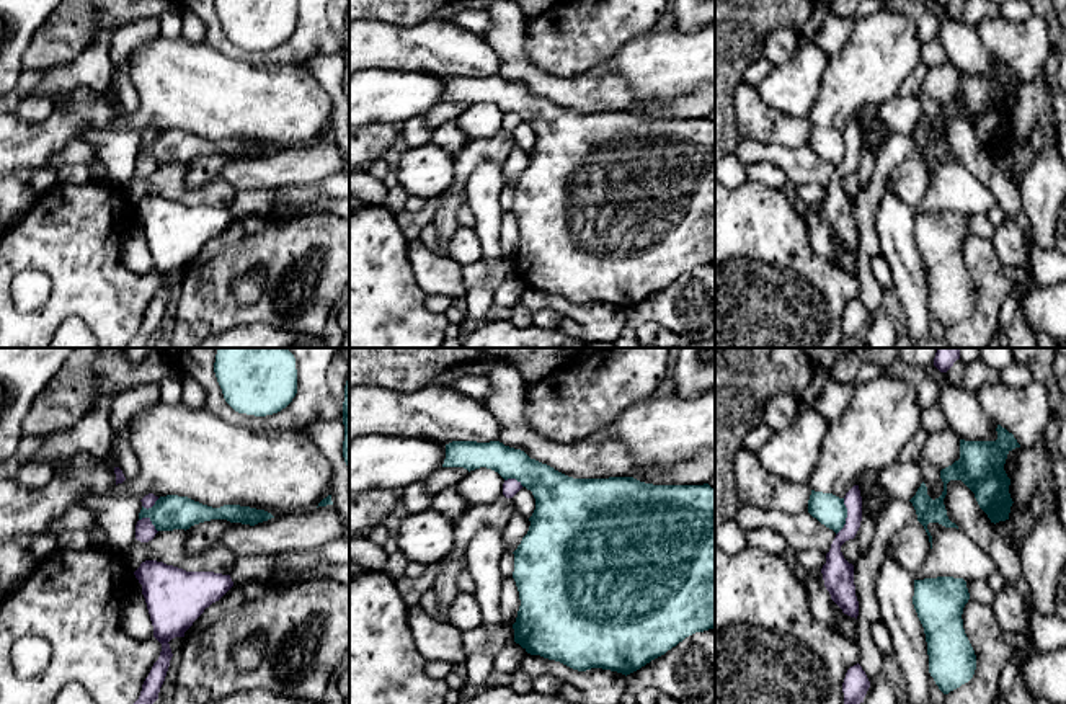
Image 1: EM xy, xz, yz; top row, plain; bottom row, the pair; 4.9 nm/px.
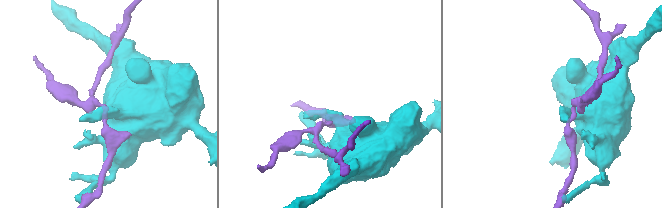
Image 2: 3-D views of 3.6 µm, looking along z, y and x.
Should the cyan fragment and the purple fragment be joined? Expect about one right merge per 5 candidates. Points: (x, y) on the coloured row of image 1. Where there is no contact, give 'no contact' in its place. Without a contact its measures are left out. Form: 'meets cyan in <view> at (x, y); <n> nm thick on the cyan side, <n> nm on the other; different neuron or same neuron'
meets cyan in yz at (846, 516); 160 nm thick on the cyan side, 110 nm on the other; different neuron

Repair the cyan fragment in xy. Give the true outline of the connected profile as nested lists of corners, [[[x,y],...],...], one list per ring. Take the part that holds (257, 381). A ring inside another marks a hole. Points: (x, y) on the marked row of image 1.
[[[219,348],[214,372],[225,402],[238,413],[278,413],[297,394],[295,358],[289,348]]]

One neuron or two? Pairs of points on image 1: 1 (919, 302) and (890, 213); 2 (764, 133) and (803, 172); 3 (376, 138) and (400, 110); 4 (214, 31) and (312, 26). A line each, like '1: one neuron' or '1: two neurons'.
1: one neuron
2: two neurons
3: two neurons
4: one neuron

